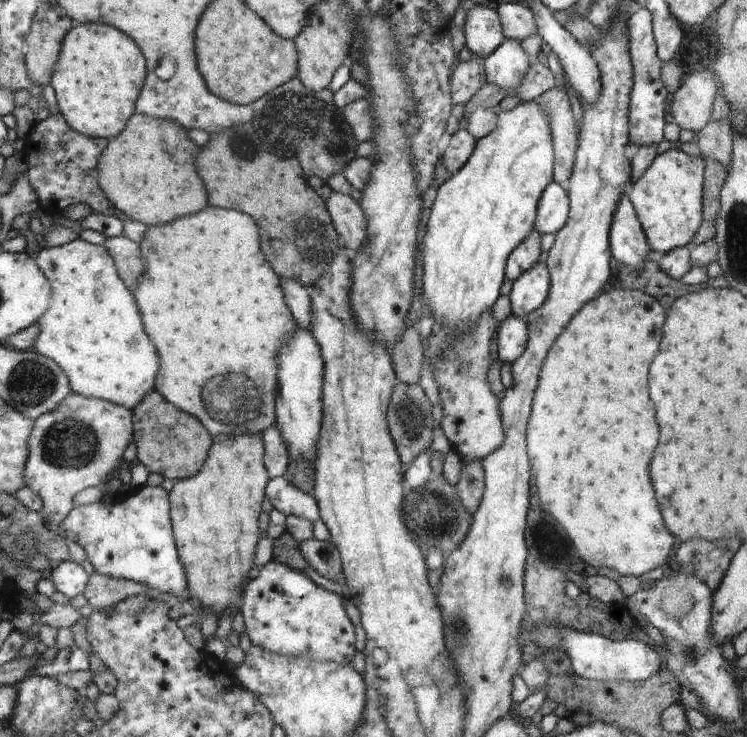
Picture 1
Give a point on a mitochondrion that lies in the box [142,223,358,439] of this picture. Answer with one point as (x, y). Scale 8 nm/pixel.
(233, 398)

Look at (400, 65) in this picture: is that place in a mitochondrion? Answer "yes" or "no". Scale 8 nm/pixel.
no

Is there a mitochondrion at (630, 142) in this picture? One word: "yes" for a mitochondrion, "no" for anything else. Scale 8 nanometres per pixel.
no

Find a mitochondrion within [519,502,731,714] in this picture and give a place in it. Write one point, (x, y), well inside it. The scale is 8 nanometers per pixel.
(690, 655)

